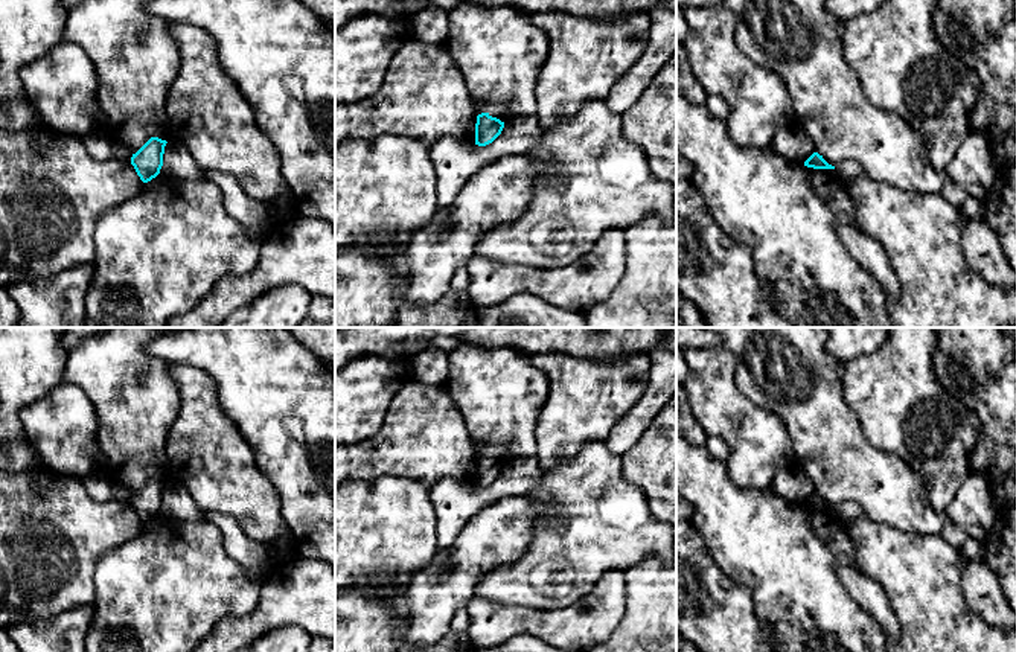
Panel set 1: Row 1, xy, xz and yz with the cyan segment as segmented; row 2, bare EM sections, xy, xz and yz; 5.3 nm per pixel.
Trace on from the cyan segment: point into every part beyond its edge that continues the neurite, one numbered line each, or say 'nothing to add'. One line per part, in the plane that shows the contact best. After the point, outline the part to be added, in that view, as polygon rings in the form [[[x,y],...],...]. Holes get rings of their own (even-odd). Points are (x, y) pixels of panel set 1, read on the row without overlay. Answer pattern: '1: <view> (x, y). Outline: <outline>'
nothing to add

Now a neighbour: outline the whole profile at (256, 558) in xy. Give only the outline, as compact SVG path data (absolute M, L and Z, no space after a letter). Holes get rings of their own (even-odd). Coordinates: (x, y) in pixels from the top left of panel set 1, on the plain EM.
M203 512L203 519L215 524L221 530L225 553L236 561L253 580L264 585L279 565L277 558L273 555L271 542L254 541L230 515Z

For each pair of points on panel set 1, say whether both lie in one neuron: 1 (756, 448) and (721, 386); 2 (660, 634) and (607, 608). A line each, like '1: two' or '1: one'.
1: one
2: two

